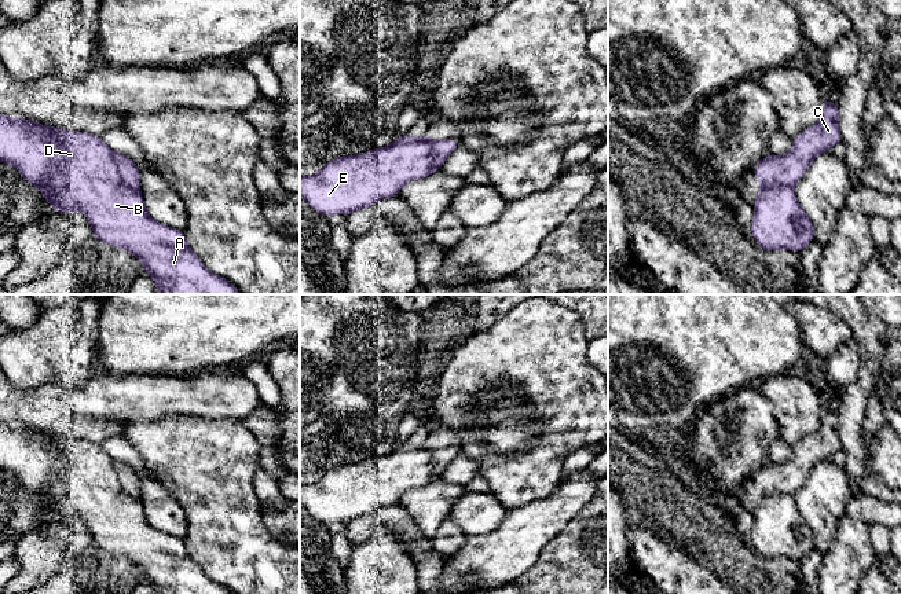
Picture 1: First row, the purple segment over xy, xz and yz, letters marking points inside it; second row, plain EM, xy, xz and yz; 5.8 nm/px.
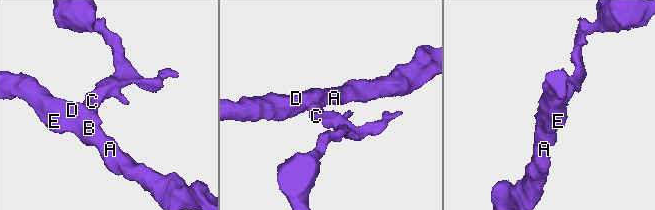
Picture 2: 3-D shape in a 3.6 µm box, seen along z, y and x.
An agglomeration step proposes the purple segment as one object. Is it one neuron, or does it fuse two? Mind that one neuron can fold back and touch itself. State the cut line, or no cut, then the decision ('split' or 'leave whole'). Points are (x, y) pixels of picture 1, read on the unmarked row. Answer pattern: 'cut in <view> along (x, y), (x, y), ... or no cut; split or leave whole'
cut in xy along (114, 461), (121, 488), (139, 501); split

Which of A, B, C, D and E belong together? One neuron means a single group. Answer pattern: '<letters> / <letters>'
A B D E / C

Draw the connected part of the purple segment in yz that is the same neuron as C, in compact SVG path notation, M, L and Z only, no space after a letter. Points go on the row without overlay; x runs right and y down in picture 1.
M823 408L820 429L792 447L792 458L785 463L766 462L752 483L768 496L772 494L795 494L807 480L816 465L843 450L839 436L838 412Z

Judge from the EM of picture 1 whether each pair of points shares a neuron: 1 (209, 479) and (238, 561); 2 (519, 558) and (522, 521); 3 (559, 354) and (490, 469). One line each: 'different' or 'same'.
1: same
2: same
3: same

